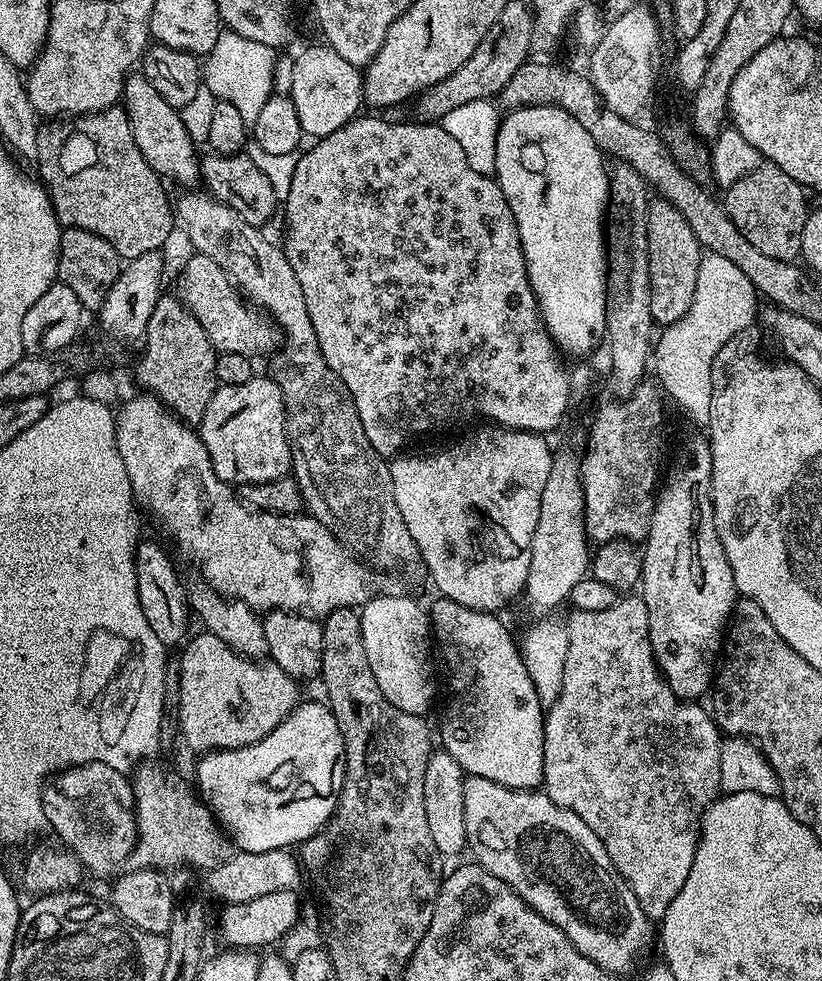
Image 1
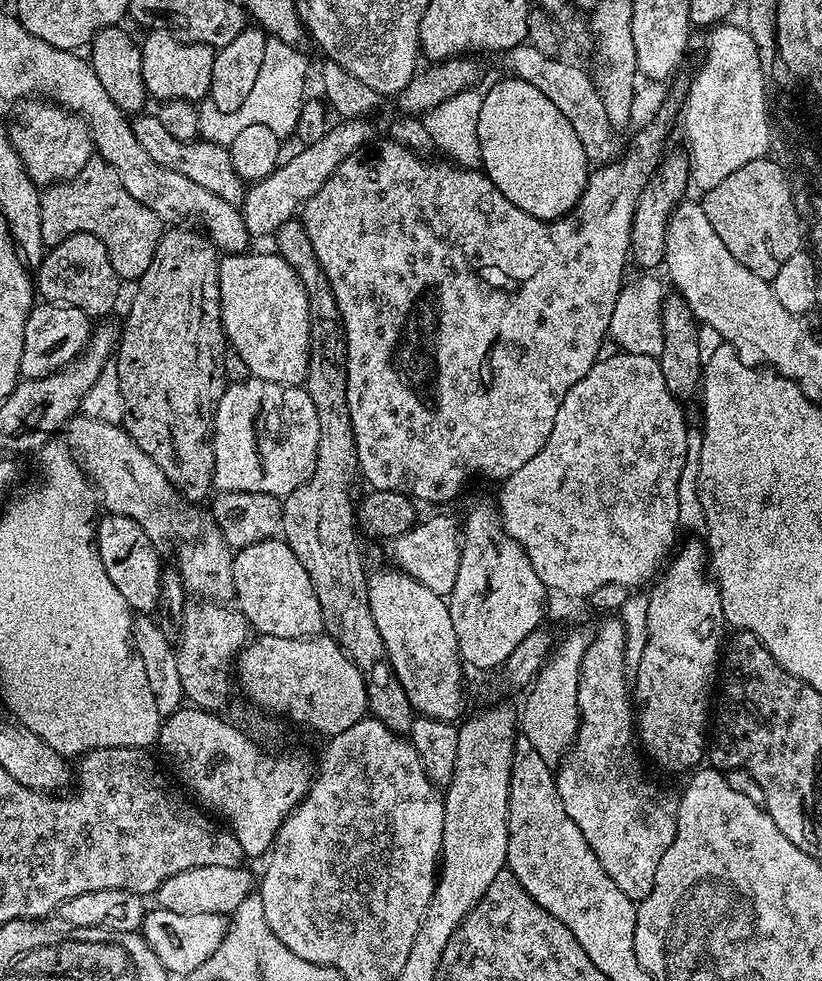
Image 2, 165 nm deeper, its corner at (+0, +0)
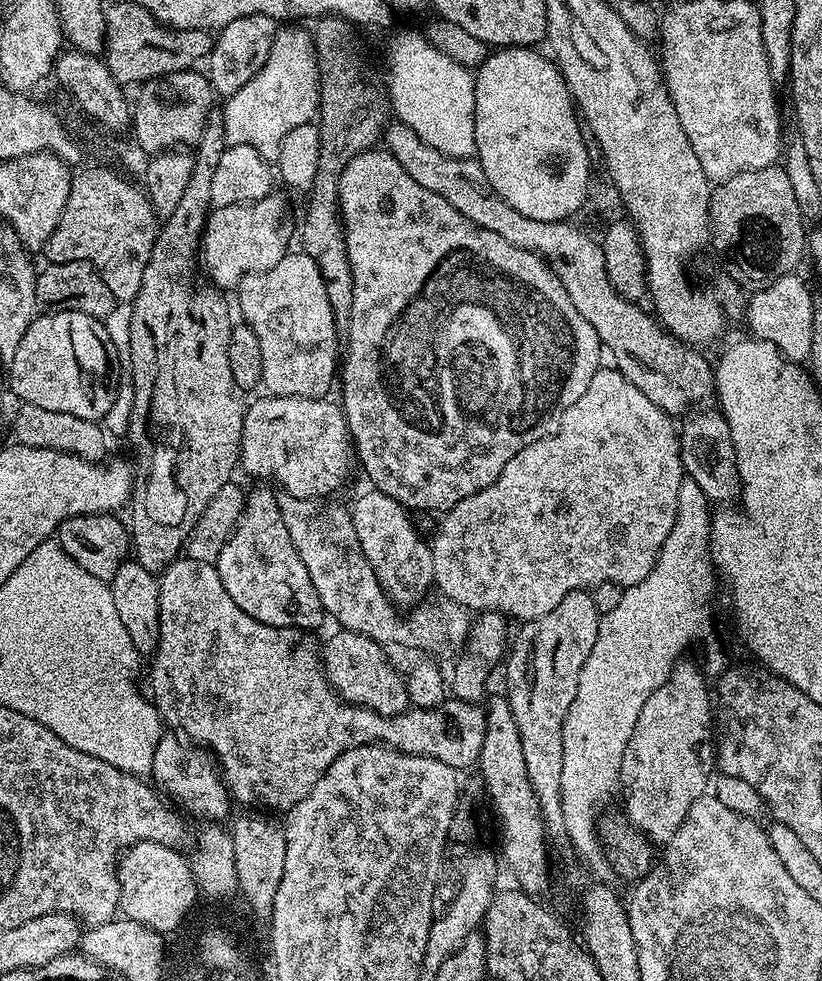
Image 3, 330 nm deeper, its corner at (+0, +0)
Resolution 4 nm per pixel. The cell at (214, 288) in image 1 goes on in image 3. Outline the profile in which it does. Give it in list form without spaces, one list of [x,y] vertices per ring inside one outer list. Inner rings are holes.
[[[299,250],[289,251],[282,258],[282,262],[278,262],[278,266],[270,266],[270,270],[265,272],[255,272],[249,276],[245,276],[238,285],[238,293],[240,292],[240,312],[243,323],[250,326],[250,330],[254,330],[254,335],[258,338],[258,347],[262,349],[262,388],[269,396],[293,396],[294,398],[314,398],[315,400],[323,400],[329,395],[328,391],[332,388],[332,383],[338,380],[338,353],[342,348],[342,340],[338,335],[336,327],[336,319],[332,313],[330,306],[330,298],[326,298],[326,282],[322,282],[322,274],[318,270],[318,266],[314,262],[314,258],[307,256],[305,252]]]

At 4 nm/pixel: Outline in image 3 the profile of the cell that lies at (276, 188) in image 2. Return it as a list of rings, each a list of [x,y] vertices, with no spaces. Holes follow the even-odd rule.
[[[269,194],[261,200],[251,200],[249,204],[235,204],[234,206],[213,207],[204,222],[204,234],[198,249],[202,268],[208,271],[208,276],[217,289],[235,289],[245,276],[255,272],[270,270],[270,266],[278,266],[282,258],[289,251],[288,232],[284,229],[284,200],[277,194]]]

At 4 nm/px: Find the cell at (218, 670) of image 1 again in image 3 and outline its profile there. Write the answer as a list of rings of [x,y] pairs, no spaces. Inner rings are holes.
[[[336,630],[336,633],[328,640],[328,645],[322,648],[322,663],[324,674],[328,677],[328,682],[336,691],[336,695],[345,704],[356,704],[359,708],[369,708],[383,716],[396,716],[399,712],[408,711],[408,686],[402,672],[399,672],[394,665],[388,661],[385,645],[374,642],[357,632],[345,632]]]

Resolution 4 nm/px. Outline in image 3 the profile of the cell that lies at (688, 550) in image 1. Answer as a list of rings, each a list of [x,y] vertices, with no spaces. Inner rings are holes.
[[[681,659],[666,683],[646,698],[638,722],[634,722],[628,749],[622,754],[618,784],[622,792],[624,788],[623,811],[628,823],[656,846],[674,838],[678,826],[690,814],[690,806],[709,791],[713,779],[714,696],[710,684],[708,688],[705,669],[697,664]]]

